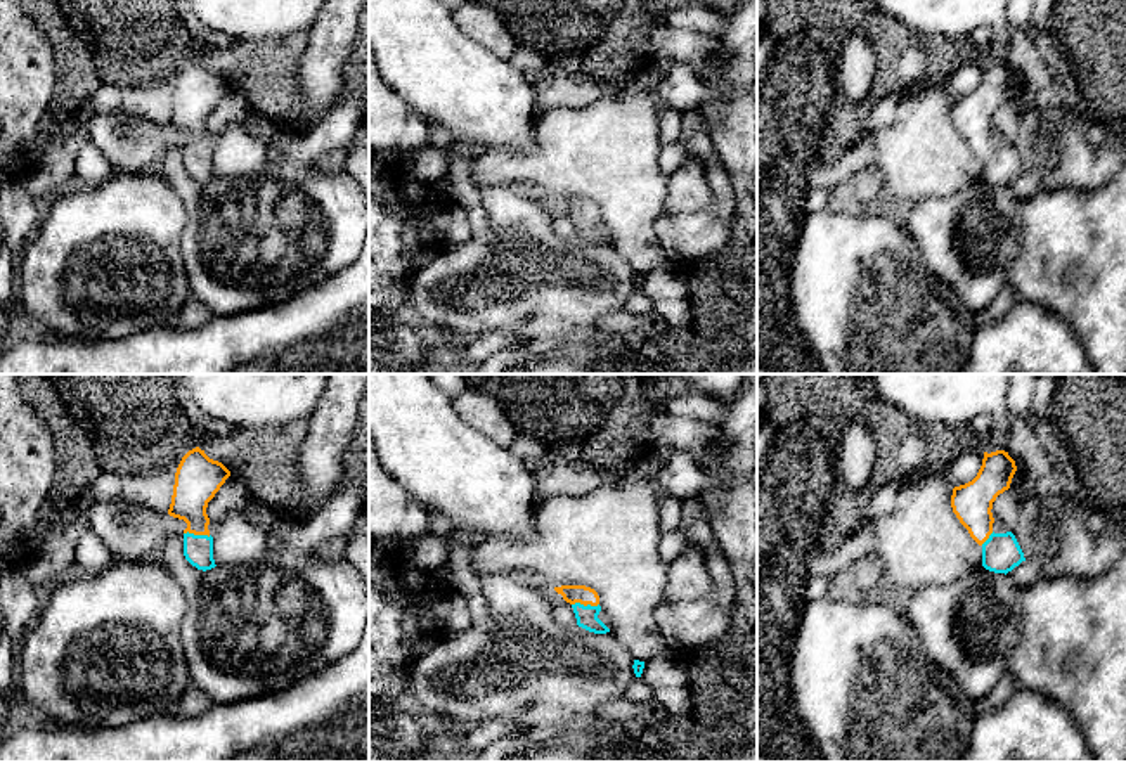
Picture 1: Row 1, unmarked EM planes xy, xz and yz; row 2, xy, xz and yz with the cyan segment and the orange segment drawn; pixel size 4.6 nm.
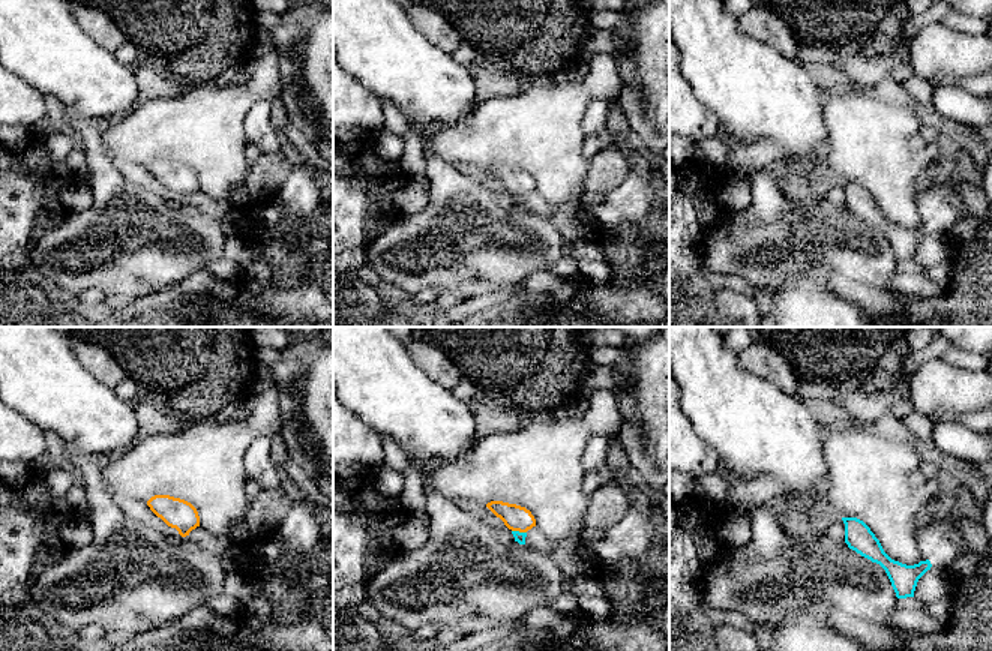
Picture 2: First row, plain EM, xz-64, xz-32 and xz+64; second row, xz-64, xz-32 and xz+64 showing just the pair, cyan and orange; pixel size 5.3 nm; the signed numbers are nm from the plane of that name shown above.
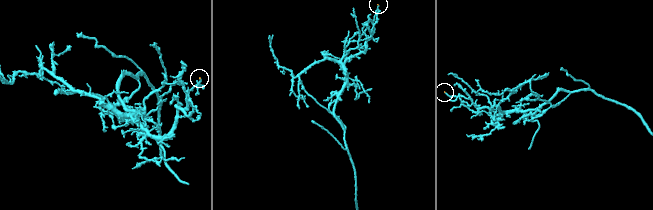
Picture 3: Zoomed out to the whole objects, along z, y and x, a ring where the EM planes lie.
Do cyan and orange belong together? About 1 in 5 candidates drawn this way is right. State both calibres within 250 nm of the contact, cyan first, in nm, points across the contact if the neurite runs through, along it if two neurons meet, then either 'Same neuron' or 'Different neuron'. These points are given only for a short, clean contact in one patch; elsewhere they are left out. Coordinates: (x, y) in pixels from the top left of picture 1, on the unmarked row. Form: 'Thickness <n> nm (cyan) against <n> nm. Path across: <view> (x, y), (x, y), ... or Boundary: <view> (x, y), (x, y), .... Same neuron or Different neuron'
Thickness 100 nm (cyan) against 90 nm. Path across: xz (586, 229), (588, 217), (572, 206). Same neuron

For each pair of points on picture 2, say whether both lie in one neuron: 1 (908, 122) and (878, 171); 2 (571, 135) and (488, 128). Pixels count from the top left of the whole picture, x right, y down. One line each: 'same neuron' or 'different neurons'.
1: same neuron
2: same neuron

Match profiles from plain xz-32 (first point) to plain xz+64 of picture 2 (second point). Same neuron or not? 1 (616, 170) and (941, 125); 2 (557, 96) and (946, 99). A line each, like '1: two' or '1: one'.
1: one
2: two

